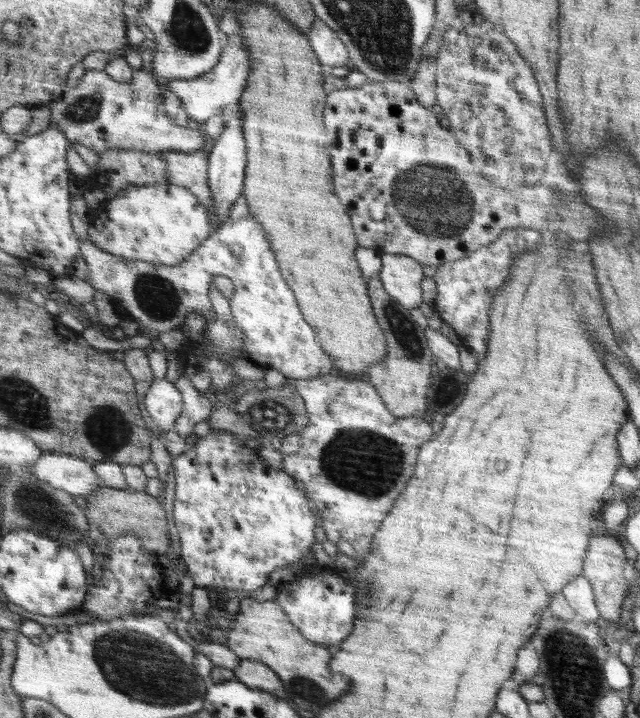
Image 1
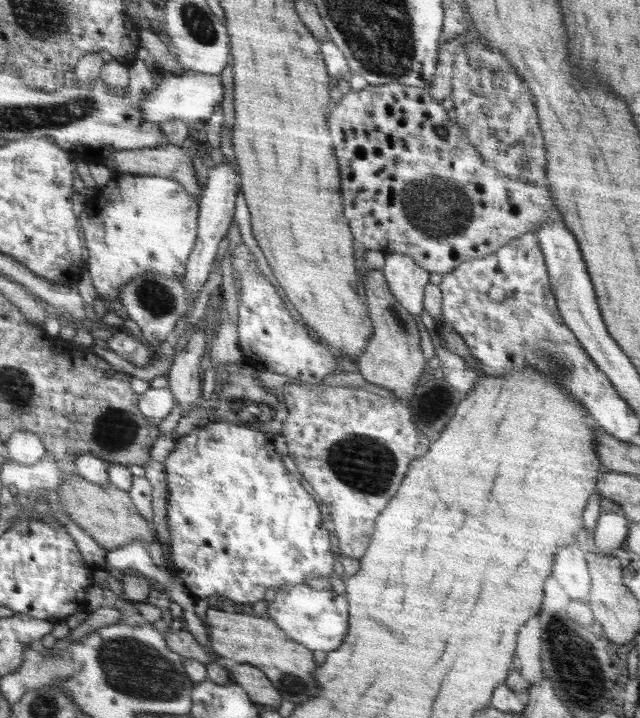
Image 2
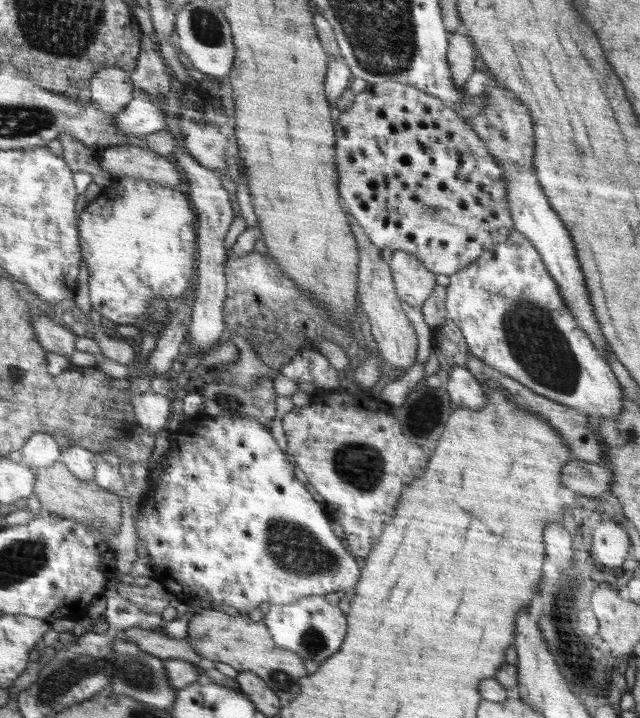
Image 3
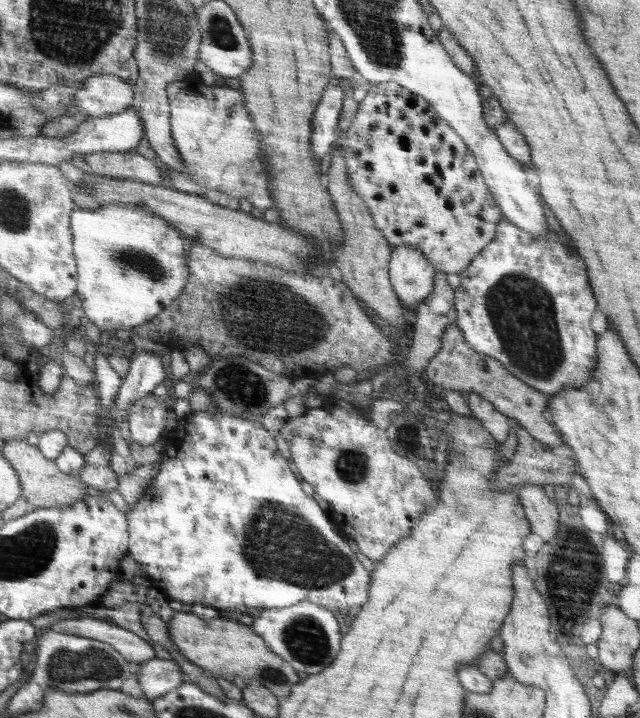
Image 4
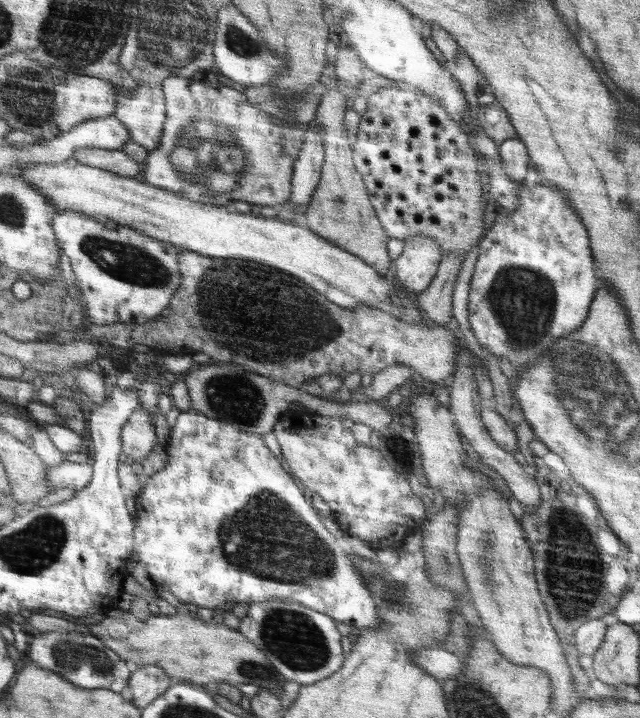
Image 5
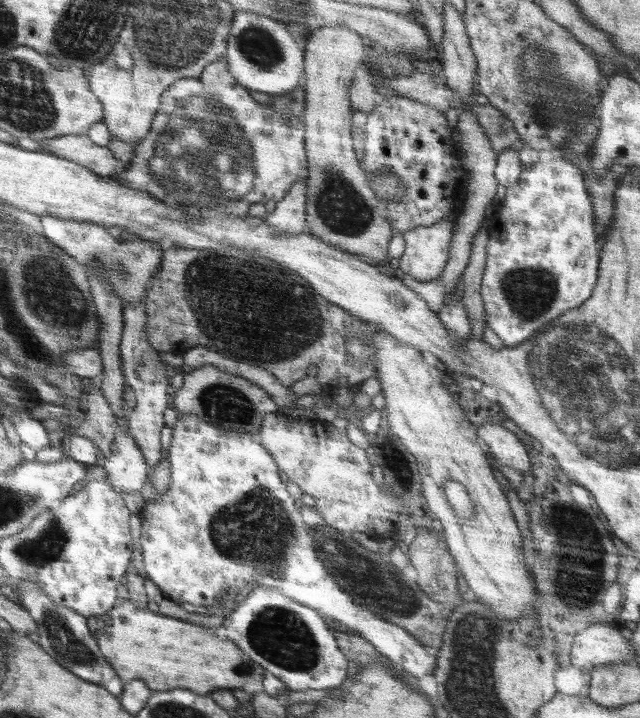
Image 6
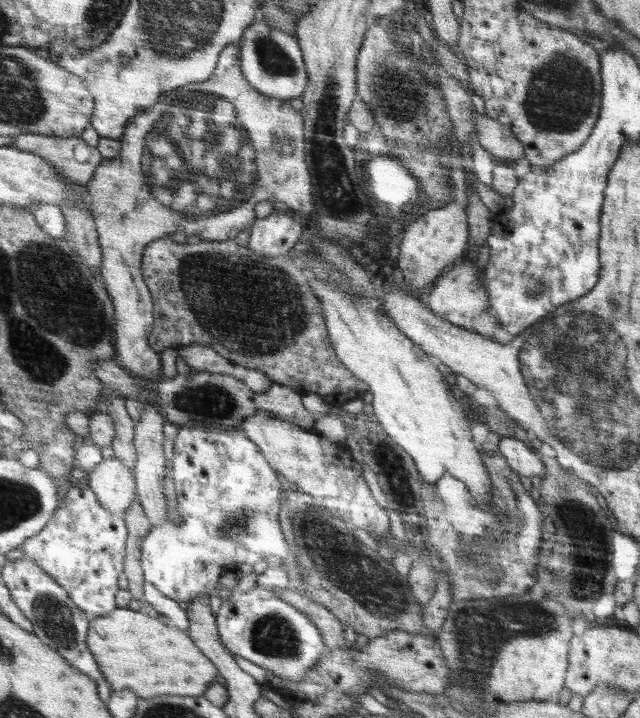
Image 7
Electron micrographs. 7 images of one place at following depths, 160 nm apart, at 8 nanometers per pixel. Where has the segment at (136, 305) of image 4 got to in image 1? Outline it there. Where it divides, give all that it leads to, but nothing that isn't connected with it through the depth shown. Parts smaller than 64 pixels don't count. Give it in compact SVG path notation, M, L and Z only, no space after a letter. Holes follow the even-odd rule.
M156 184L152 186L132 186L130 190L118 194L114 200L106 202L104 208L91 212L88 221L88 233L94 246L124 260L140 260L164 266L180 264L200 246L202 240L206 241L208 234L213 232L210 218L204 206L198 204L197 196L185 187L174 184Z

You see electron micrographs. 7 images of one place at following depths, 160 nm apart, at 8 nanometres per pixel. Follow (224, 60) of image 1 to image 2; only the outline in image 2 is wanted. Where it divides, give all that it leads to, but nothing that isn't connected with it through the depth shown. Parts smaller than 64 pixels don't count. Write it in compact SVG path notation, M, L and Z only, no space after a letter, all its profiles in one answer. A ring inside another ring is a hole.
M184 72L182 74L163 73L162 79L153 90L150 97L142 102L142 113L150 122L168 122L173 118L178 118L187 122L195 130L212 116L215 109L218 108L218 102L224 100L225 91L223 91L221 76Z

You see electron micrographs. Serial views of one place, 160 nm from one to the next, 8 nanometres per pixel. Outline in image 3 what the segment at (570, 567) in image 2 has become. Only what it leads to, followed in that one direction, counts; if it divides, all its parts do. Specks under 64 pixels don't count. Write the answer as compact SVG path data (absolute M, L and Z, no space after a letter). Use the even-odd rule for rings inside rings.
M550 522L550 526L546 526L546 554L550 558L546 558L546 578L557 580L561 572L564 572L570 566L572 560L572 538L568 534L568 530L558 524L558 522Z

